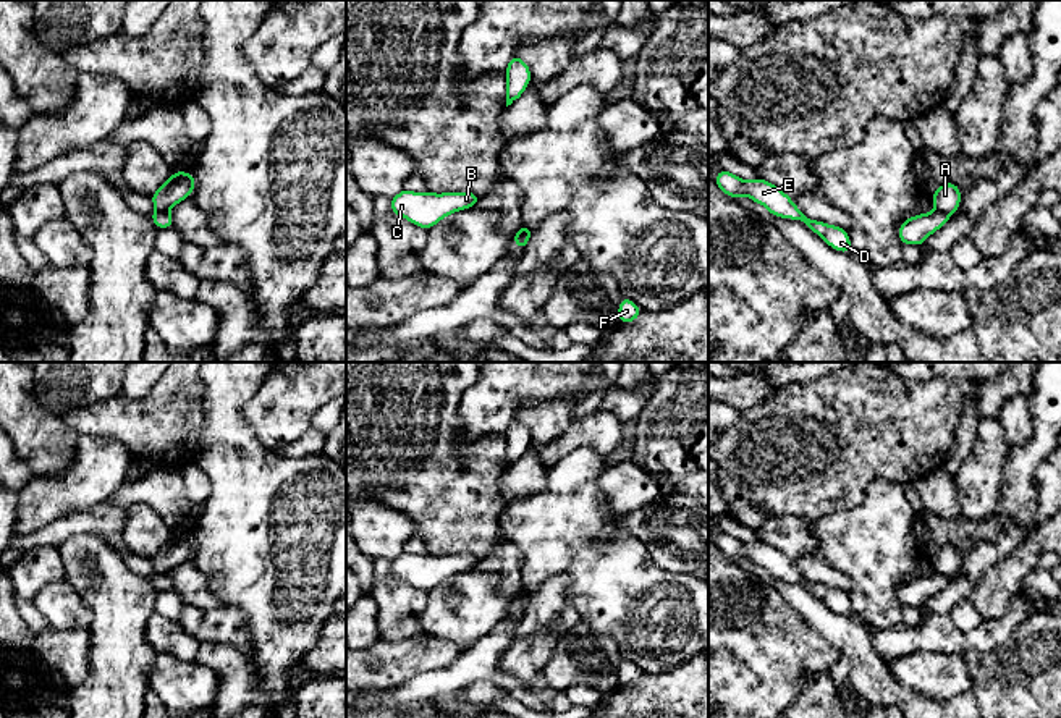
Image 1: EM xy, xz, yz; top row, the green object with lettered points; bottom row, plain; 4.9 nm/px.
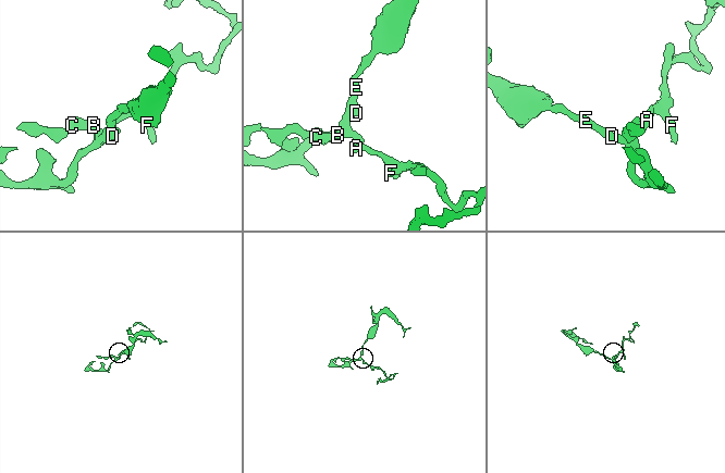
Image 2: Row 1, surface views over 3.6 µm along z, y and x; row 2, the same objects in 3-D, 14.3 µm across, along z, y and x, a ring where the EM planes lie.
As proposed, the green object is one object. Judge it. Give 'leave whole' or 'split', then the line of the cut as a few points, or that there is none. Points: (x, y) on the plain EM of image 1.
split; cut xy (156, 573), (167, 574)

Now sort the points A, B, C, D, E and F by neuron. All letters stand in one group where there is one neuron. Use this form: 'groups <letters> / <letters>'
groups A F / B C D E

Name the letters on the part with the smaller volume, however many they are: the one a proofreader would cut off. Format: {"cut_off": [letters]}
{"cut_off": ["A", "F"]}

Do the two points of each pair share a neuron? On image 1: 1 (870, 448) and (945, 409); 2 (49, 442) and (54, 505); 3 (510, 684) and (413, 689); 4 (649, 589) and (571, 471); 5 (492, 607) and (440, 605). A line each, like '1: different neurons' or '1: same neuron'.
1: same neuron
2: different neurons
3: same neuron
4: same neuron
5: same neuron

